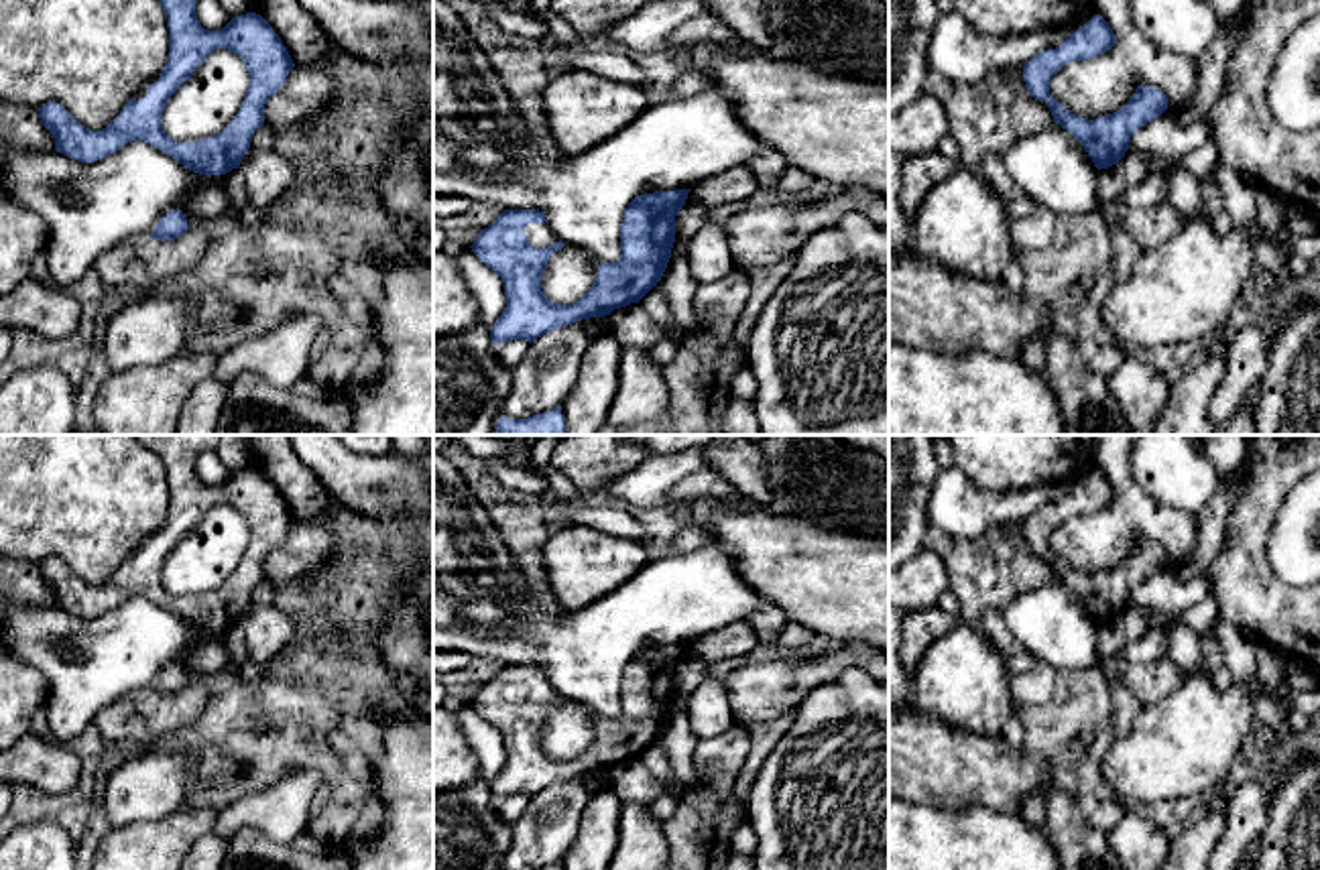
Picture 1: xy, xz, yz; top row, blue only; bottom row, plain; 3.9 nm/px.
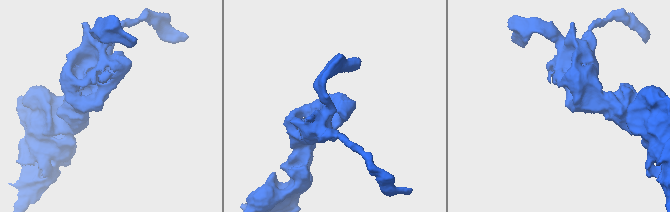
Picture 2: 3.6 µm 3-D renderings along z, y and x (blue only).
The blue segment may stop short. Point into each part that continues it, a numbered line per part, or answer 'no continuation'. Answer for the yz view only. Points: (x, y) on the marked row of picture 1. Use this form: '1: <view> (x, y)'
no continuation

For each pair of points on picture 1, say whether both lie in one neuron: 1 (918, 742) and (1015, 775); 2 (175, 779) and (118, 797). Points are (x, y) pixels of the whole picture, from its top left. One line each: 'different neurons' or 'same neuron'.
1: same neuron
2: same neuron

